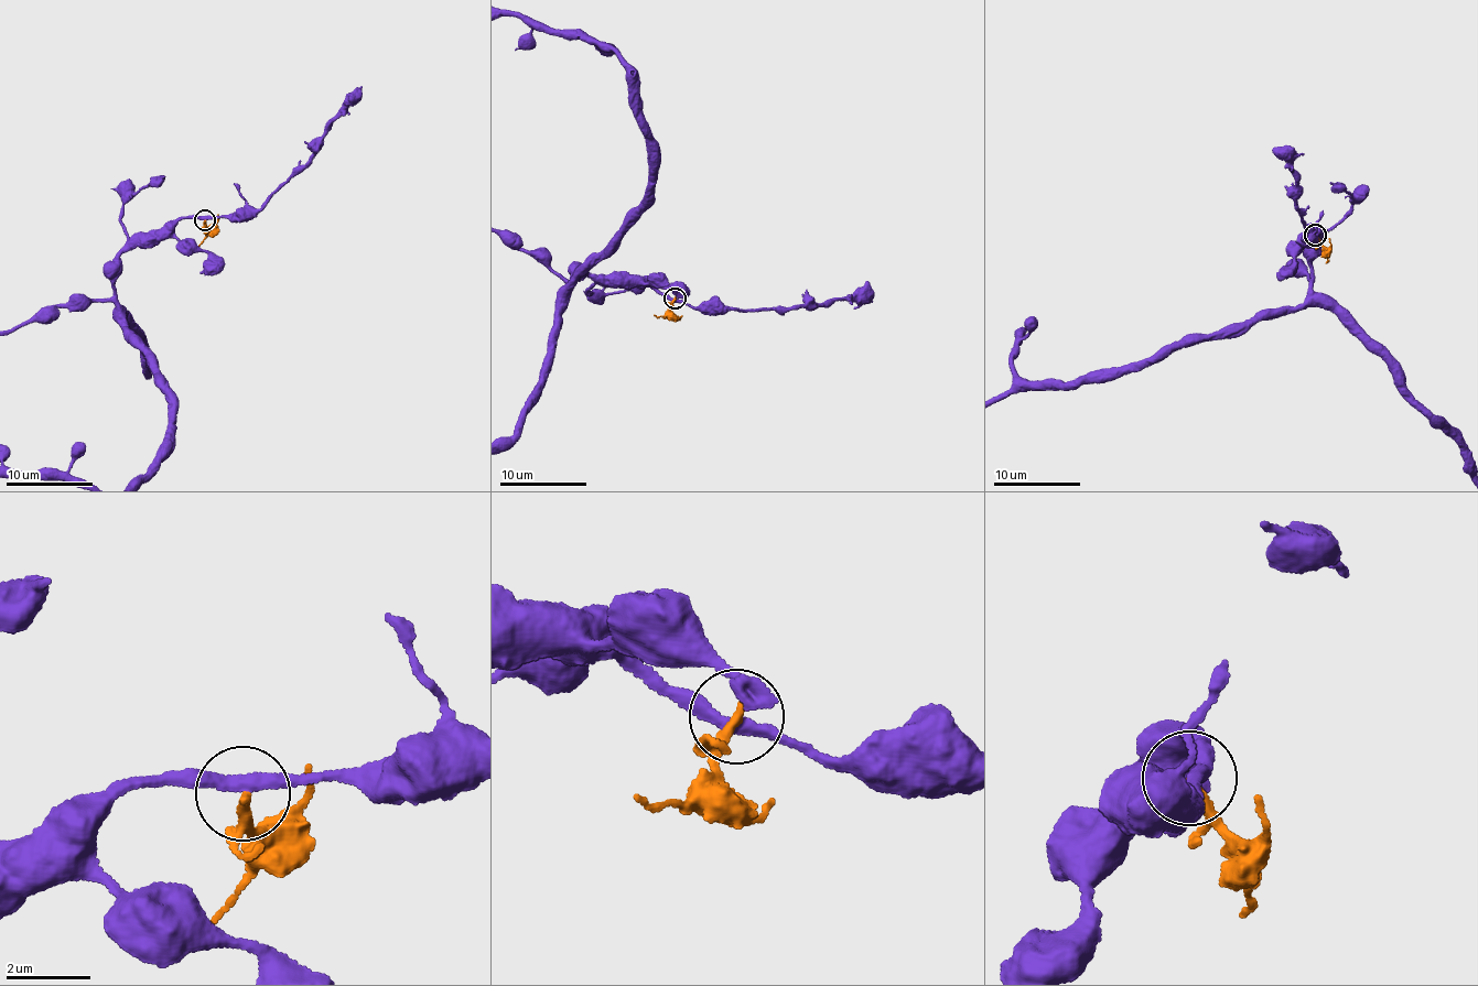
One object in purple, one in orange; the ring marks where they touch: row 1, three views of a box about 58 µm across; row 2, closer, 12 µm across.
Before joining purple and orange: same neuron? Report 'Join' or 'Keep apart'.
Keep apart

